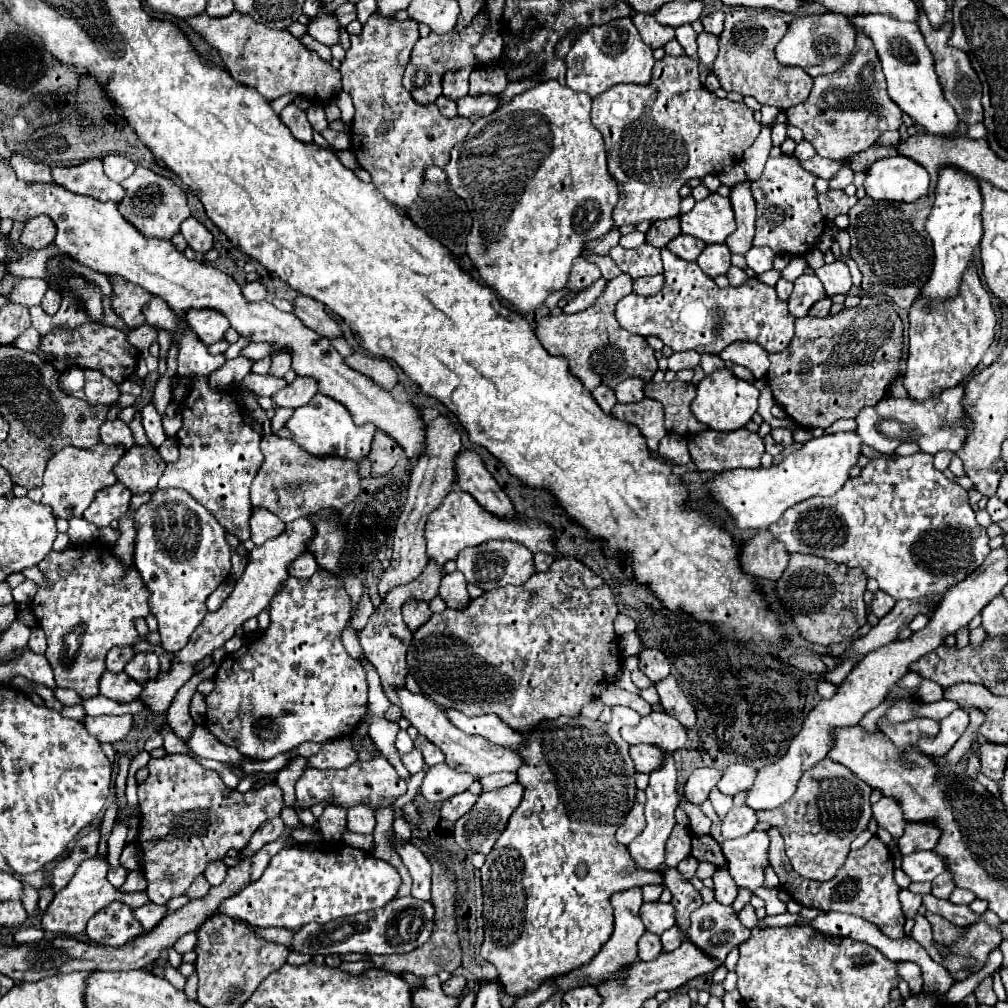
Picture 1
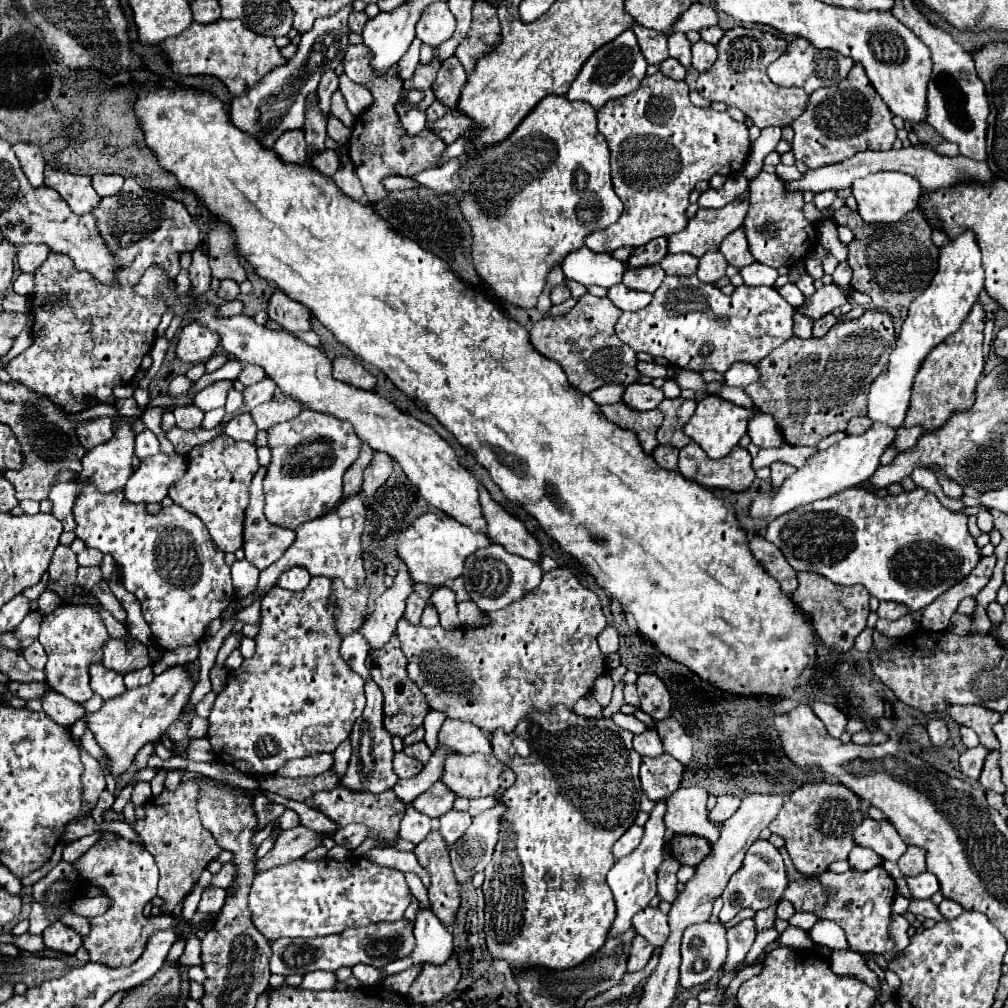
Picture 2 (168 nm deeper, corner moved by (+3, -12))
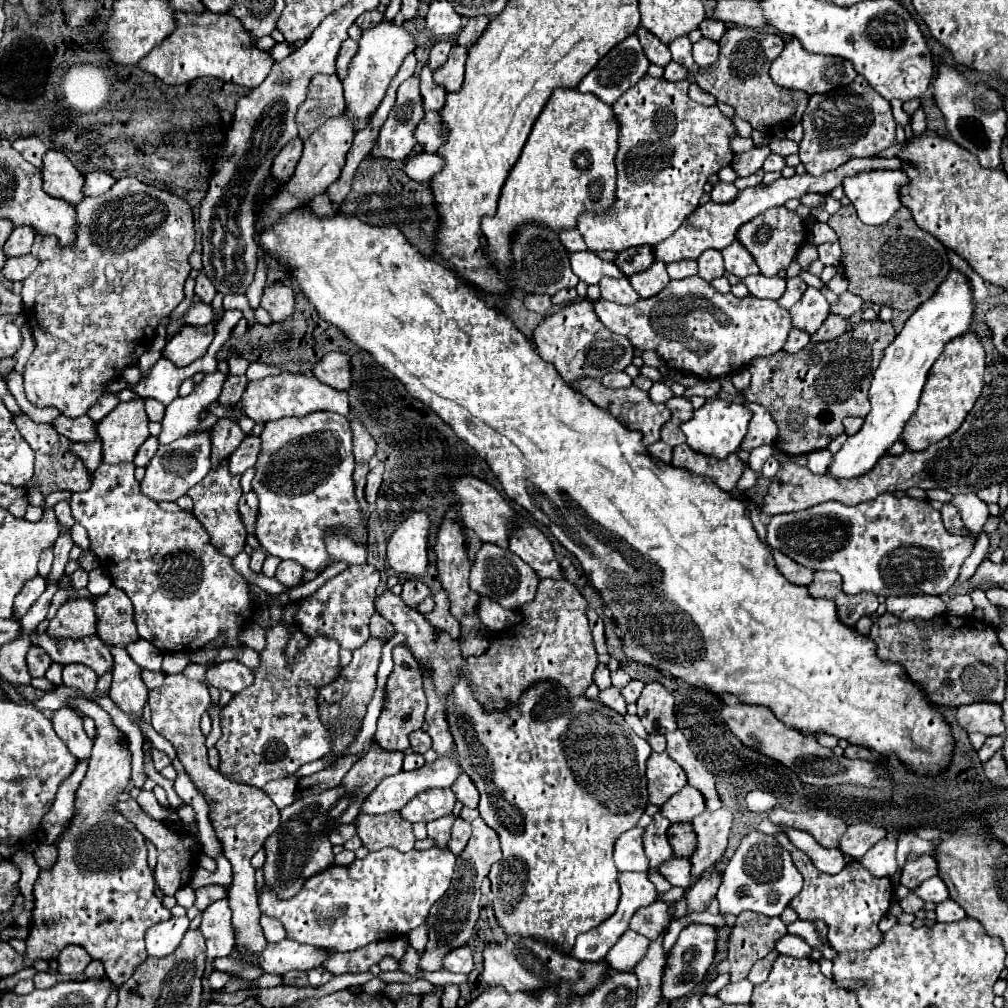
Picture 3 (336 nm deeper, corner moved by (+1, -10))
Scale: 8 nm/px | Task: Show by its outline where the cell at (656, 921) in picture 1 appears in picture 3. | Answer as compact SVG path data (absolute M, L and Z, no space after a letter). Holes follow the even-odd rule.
M654 902L652 906L646 906L634 914L630 920L630 930L656 940L664 934L666 926L670 924L670 914L668 914L668 904L666 902Z

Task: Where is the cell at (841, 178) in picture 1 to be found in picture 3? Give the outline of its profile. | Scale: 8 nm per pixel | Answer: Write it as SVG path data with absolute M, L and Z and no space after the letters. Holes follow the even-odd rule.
M810 192L810 194L802 196L800 202L806 204L806 206L810 206L810 208L822 208L824 202L826 202L826 196L824 194L818 194L818 192Z

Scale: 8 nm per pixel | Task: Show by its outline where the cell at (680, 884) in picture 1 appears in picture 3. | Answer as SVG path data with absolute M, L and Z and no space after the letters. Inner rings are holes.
M654 814L652 824L646 826L644 852L650 862L652 872L660 872L660 864L674 858L672 846L668 844L668 834L666 834L668 828L670 828L670 822L666 818L662 818L662 814Z

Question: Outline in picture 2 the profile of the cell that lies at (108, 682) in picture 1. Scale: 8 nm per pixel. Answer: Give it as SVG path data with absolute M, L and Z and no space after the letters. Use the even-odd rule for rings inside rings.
M100 662L90 666L90 686L96 694L100 694L104 700L120 696L122 692L126 692L124 688L124 676L120 676L118 672L112 672L110 668L104 668Z

